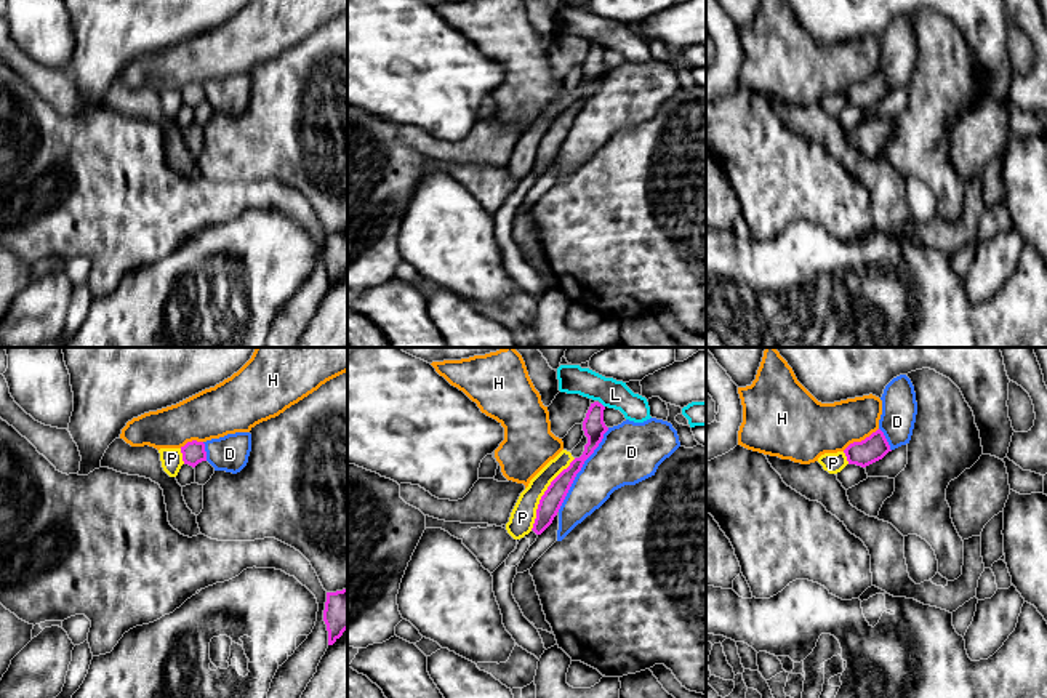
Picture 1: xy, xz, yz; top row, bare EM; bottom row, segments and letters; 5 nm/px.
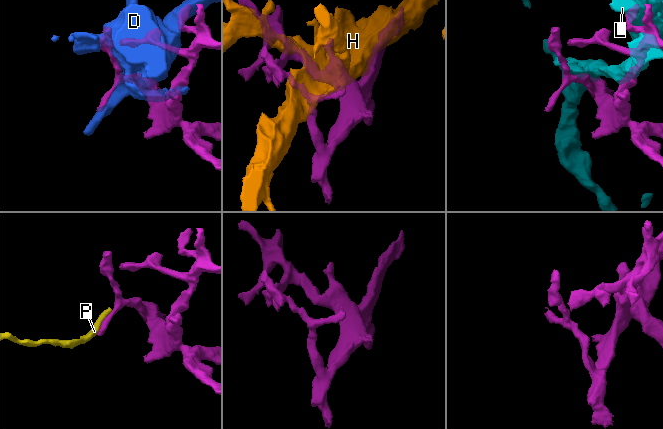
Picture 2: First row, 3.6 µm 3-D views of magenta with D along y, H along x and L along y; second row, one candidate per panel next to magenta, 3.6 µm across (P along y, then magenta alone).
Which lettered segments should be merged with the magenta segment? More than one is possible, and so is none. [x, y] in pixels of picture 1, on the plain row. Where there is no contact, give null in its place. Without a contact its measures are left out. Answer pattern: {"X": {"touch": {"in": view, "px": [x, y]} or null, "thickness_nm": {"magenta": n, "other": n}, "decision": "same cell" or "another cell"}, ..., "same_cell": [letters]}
{"D": {"touch": {"in": "xz", "px": [580, 111]}, "thickness_nm": {"magenta": 120, "other": 300}, "decision": "another cell"}, "H": {"touch": {"in": "yz", "px": [862, 82]}, "thickness_nm": {"magenta": 130, "other": 260}, "decision": "another cell"}, "L": {"touch": {"in": "xz", "px": [602, 47]}, "thickness_nm": {"magenta": 120, "other": 140}, "decision": "another cell"}, "P": {"touch": {"in": "xz", "px": [545, 135]}, "thickness_nm": {"magenta": 110, "other": 130}, "decision": "same cell"}, "same_cell": ["P"]}

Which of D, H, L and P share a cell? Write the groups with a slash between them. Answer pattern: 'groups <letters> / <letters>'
groups D / H / L / P

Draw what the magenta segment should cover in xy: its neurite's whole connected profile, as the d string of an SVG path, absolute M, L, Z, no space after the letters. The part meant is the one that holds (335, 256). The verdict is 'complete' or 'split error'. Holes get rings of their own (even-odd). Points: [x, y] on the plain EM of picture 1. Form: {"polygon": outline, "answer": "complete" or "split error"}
{"polygon": "M347 231L327 234L323 263L328 272L328 287L333 287L347 271Z", "answer": "complete"}

